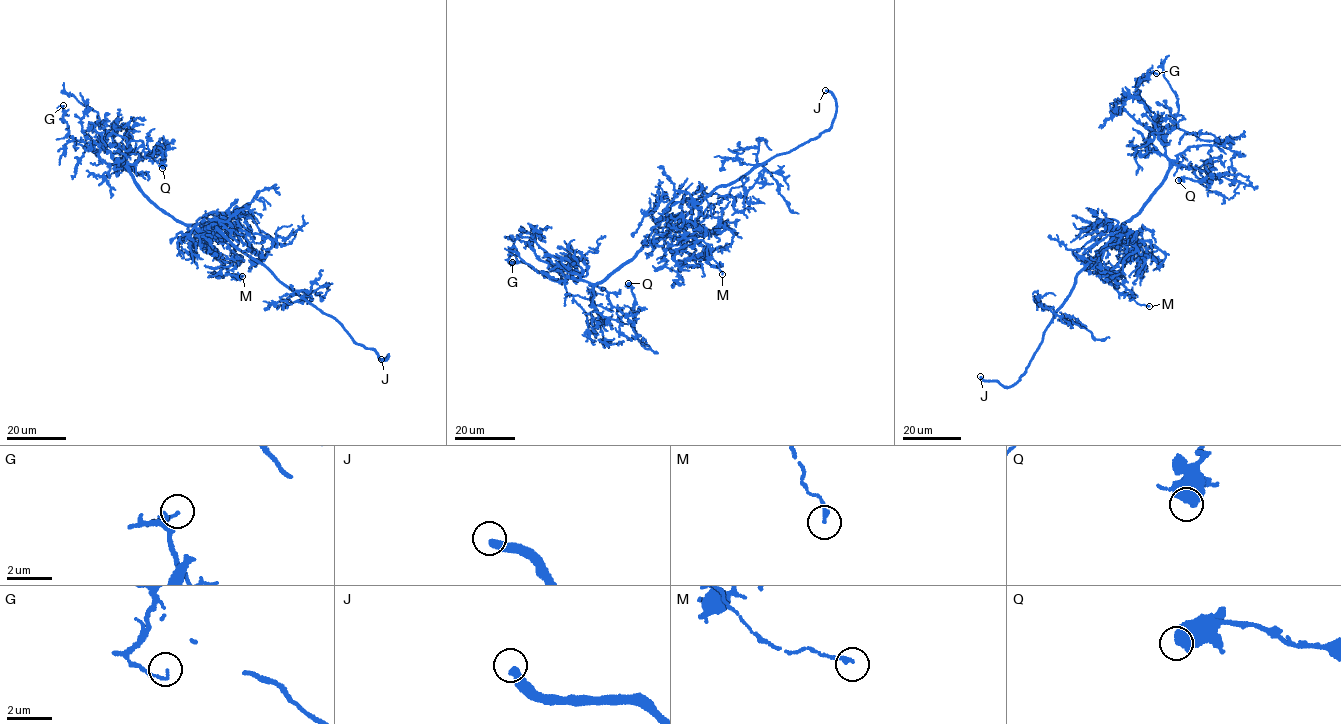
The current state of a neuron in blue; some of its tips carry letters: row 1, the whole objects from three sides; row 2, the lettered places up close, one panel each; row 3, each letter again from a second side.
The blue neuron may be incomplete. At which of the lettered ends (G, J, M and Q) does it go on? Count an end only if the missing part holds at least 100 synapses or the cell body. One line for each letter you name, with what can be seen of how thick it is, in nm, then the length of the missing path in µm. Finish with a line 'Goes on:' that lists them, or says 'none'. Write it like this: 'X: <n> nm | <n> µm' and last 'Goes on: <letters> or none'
J: 400 nm | 8 µm
Goes on: J

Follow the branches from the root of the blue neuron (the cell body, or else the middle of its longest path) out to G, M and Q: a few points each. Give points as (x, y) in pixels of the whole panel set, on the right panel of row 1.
G: (1115, 233), (1141, 211), (1169, 165), (1164, 138), (1171, 128), (1159, 124), (1136, 87), (1148, 74), (1156, 73)
M: (1115, 233), (1123, 231), (1140, 248), (1129, 256), (1114, 288), (1128, 294), (1138, 304), (1149, 306)
Q: (1115, 233), (1141, 211), (1170, 162), (1206, 171), (1211, 175), (1209, 184), (1212, 177), (1178, 180)

